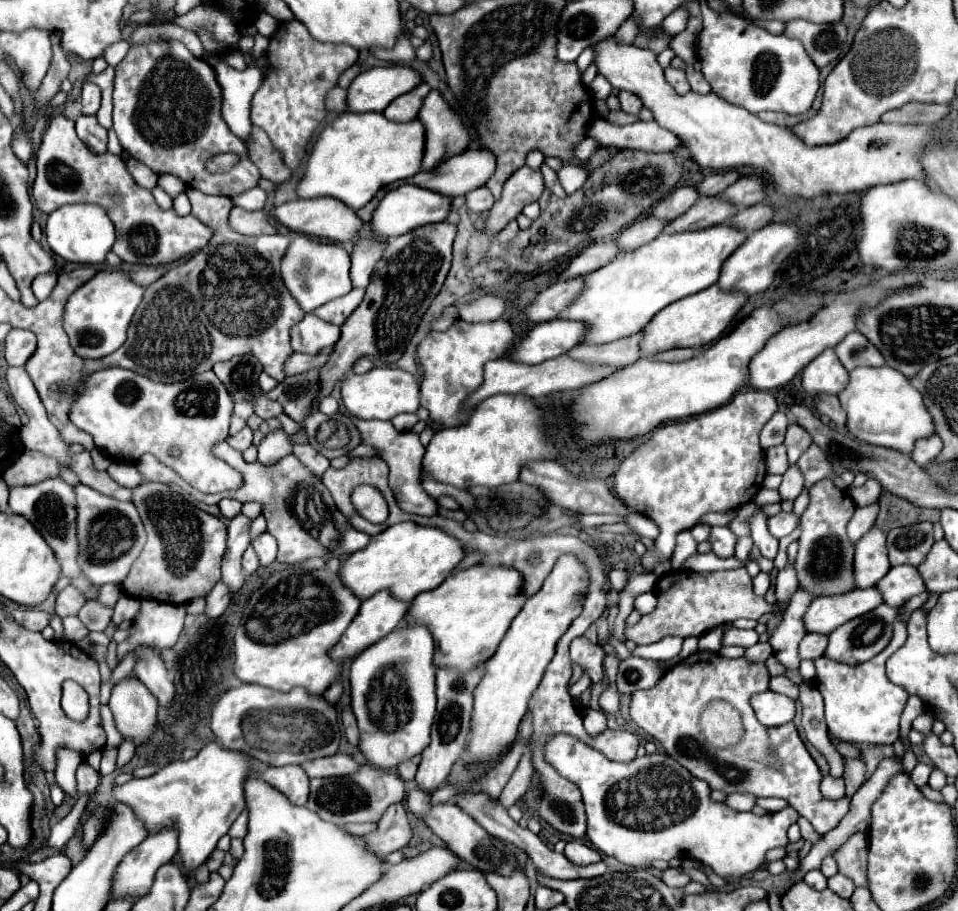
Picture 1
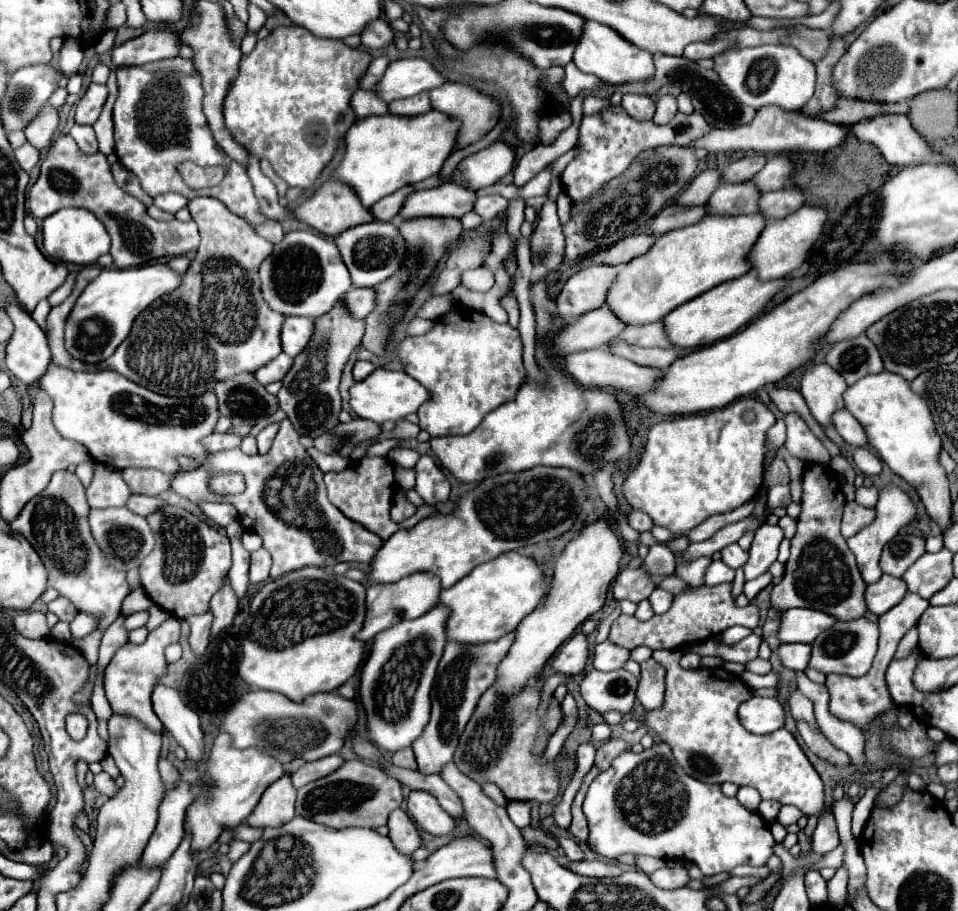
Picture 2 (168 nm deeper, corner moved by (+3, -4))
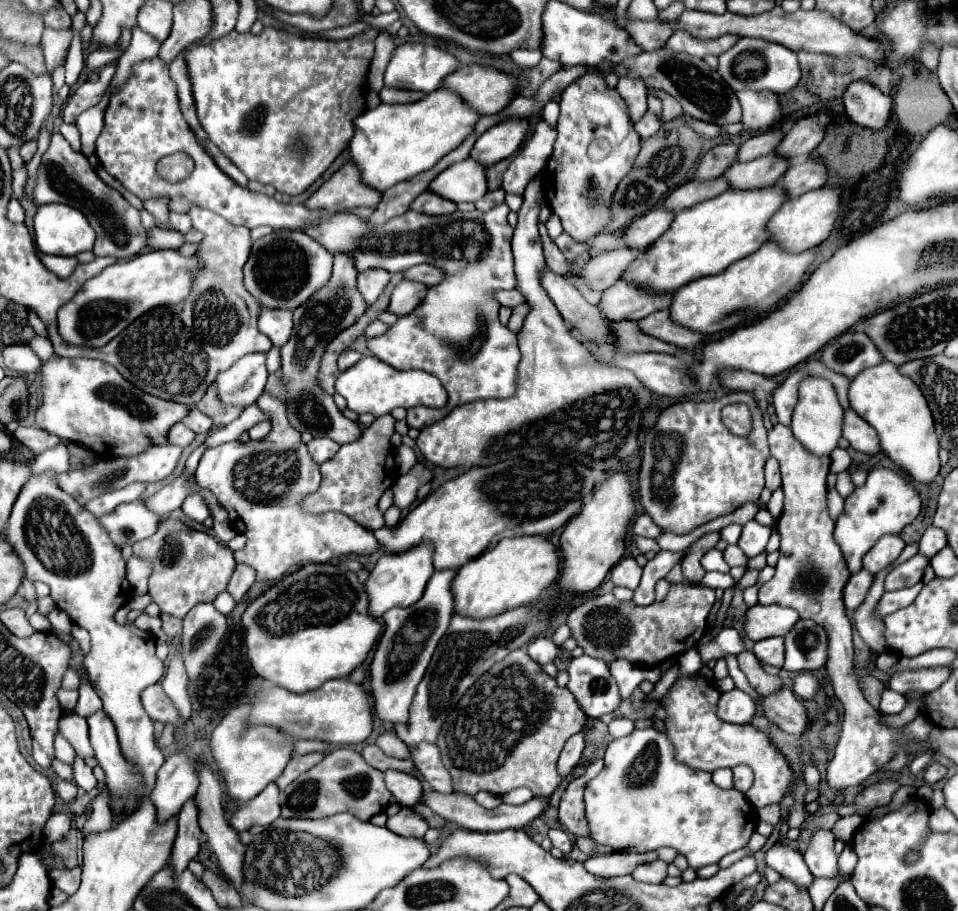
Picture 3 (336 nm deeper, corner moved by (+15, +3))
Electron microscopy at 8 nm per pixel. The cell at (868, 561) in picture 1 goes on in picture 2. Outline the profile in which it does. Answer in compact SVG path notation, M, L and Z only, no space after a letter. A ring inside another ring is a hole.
M888 485L880 491L880 499L876 503L876 519L870 525L866 525L864 529L860 529L854 537L848 539L848 547L856 555L856 563L858 563L858 569L862 573L862 579L866 585L872 585L882 577L882 569L878 565L882 549L900 531L902 525L908 525L914 519L914 513L916 513L916 507L912 505L910 497L904 491L900 491L898 487Z

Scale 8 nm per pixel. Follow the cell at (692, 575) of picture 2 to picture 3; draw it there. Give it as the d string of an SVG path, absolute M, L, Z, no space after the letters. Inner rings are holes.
M708 532L708 534L700 536L692 546L688 546L686 556L682 558L682 572L684 572L684 576L686 576L688 582L698 584L704 578L706 570L700 566L700 558L708 550L712 550L718 540L720 540L720 532Z

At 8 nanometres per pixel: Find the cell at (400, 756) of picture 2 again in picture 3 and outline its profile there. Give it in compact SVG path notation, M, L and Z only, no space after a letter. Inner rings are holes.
M394 730L380 734L378 740L376 740L376 746L378 746L384 754L388 754L388 756L392 756L392 758L410 758L408 746L396 736Z

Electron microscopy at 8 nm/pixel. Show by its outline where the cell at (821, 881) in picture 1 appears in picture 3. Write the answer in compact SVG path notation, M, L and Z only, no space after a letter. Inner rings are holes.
M776 842L772 848L766 850L766 864L772 866L780 876L800 886L808 888L814 880L814 876L808 872L808 866L804 864L802 854L786 842Z

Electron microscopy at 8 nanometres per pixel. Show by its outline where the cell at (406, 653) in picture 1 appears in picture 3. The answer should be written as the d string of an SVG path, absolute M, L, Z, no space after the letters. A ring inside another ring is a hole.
M436 570L430 582L426 584L424 596L416 604L406 608L392 608L382 616L384 634L380 638L374 662L370 666L374 708L376 716L382 722L398 724L408 720L408 708L416 694L416 686L420 684L430 664L430 658L436 650L436 644L448 630L450 618L454 614L454 596L452 596L454 576L456 576L454 570Z

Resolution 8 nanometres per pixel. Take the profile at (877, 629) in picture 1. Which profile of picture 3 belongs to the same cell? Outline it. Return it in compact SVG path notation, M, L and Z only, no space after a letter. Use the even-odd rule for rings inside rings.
M798 620L784 636L784 670L812 672L824 668L828 660L828 636L820 624Z

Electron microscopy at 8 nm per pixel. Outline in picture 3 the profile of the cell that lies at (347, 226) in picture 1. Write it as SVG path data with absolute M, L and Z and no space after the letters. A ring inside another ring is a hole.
M348 162L338 172L332 174L306 202L308 208L358 208L358 206L376 206L382 200L382 192L376 188L366 188L360 180L360 168Z

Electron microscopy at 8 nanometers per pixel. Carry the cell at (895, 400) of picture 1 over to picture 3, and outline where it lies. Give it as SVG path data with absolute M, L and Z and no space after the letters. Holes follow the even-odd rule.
M882 362L878 366L862 370L850 384L848 392L852 410L858 412L870 426L876 428L880 436L882 450L912 478L922 484L934 480L940 470L940 442L936 436L932 412L920 388L904 374L898 372L898 366L892 362Z

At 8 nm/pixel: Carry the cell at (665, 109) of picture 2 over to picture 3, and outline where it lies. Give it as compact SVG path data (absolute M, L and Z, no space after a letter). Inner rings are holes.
M646 112L644 118L638 124L634 124L634 128L642 140L648 140L648 136L652 136L660 128L660 124L662 124L660 118L656 118L652 112Z

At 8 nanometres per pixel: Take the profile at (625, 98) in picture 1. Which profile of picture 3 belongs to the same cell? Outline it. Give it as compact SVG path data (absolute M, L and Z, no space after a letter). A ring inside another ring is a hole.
M622 76L618 80L618 86L616 86L618 94L626 100L628 104L628 110L630 110L630 118L636 122L640 120L640 116L644 116L644 112L648 110L648 104L646 104L646 86L642 80L636 80L636 78L630 78L630 76Z

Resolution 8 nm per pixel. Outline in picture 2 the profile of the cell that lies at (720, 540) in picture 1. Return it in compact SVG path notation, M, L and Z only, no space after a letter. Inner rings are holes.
M732 543L732 545L724 547L724 551L720 551L720 553L722 553L722 561L732 569L738 569L748 561L748 553L742 551L738 543Z

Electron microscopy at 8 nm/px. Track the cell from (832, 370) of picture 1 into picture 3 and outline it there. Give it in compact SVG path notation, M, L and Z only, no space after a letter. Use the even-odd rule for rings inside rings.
M808 376L800 384L800 400L794 408L792 414L792 432L804 448L816 456L830 456L832 450L838 446L838 440L842 438L842 420L844 420L844 410L838 402L838 396L832 388L832 384L824 378L814 378Z

